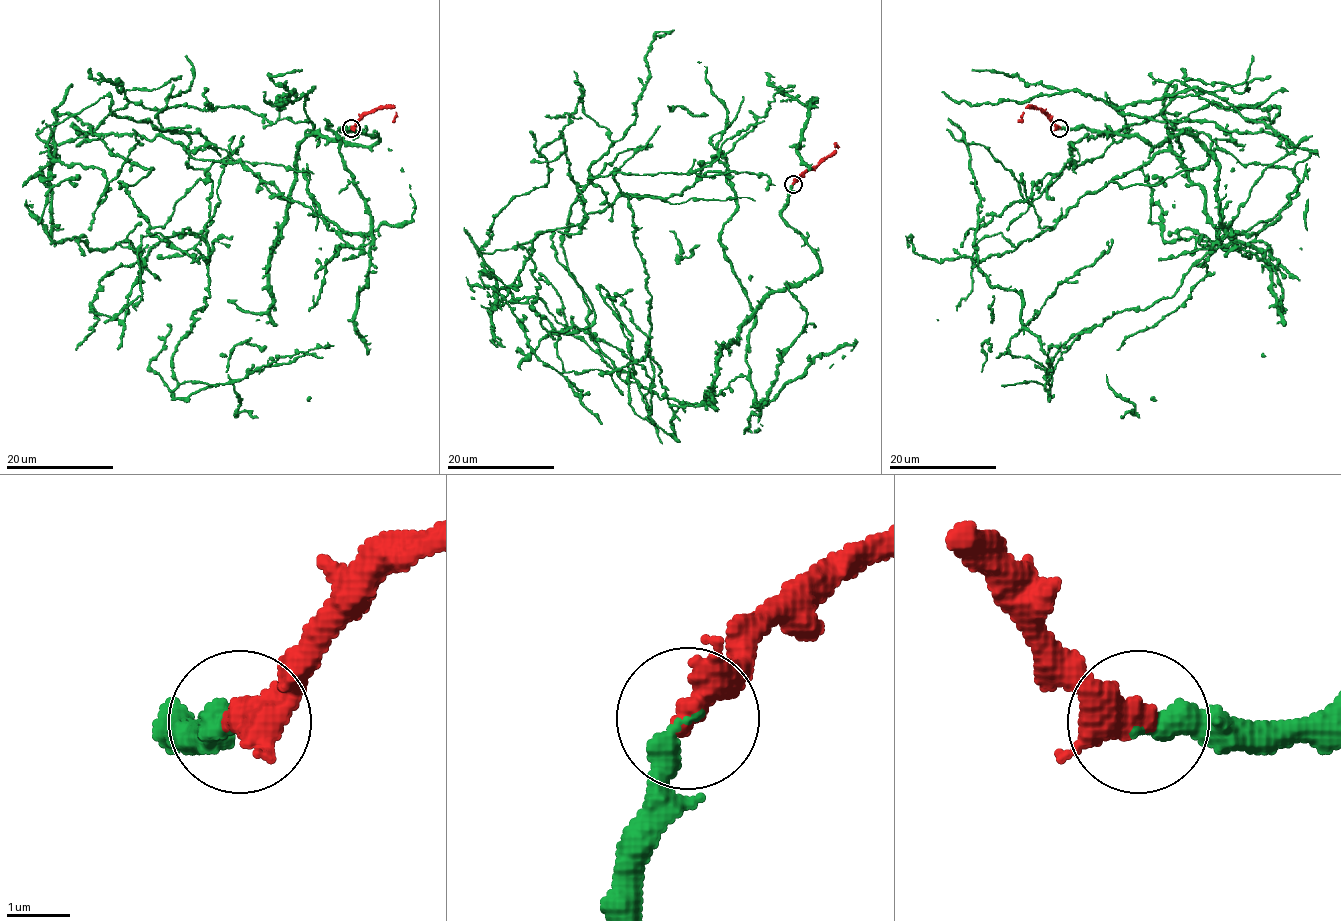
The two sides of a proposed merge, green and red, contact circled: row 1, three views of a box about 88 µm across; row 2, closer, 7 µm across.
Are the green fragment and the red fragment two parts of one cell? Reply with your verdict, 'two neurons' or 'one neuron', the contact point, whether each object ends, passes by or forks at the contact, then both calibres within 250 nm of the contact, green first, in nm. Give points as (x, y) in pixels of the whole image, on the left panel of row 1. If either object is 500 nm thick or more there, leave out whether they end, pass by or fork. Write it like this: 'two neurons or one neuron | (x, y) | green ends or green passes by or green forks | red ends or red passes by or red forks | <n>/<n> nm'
one neuron | (351, 128) | green ends | red passes by | 340/400 nm

